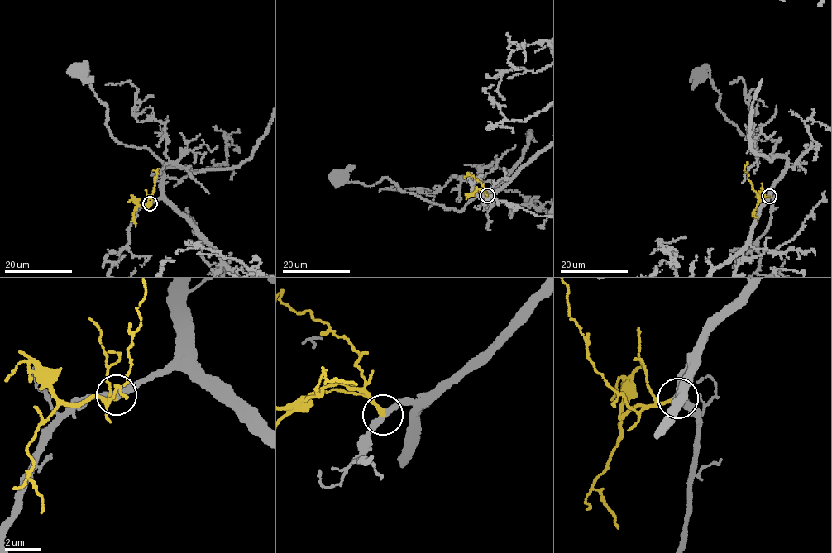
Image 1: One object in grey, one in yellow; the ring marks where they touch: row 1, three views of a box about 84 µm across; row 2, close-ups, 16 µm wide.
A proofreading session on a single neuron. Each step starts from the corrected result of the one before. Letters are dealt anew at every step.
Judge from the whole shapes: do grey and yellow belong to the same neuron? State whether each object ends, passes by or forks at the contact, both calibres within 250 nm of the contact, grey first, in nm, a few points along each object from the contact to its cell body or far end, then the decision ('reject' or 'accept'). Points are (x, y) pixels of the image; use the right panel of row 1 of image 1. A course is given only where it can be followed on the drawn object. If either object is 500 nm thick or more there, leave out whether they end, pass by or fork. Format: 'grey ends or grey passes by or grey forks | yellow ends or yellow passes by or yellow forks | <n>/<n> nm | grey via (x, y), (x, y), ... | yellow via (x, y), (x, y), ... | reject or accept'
grey passes by | yellow ends | 360/240 nm | grey via (769, 196), (787, 159), (770, 154), (780, 139), (741, 132), (717, 107), (710, 69), (700, 77) | yellow via (769, 196), (761, 198), (753, 189), (744, 168), (748, 164) | accept

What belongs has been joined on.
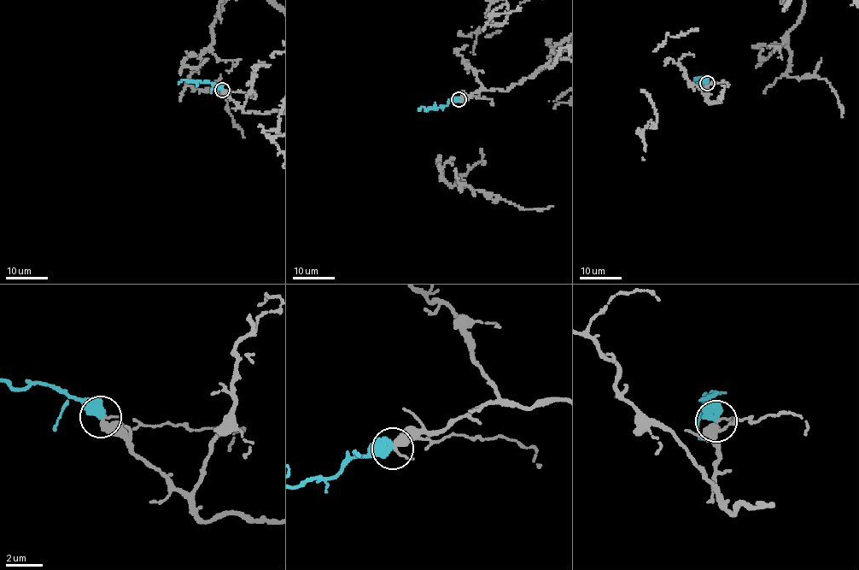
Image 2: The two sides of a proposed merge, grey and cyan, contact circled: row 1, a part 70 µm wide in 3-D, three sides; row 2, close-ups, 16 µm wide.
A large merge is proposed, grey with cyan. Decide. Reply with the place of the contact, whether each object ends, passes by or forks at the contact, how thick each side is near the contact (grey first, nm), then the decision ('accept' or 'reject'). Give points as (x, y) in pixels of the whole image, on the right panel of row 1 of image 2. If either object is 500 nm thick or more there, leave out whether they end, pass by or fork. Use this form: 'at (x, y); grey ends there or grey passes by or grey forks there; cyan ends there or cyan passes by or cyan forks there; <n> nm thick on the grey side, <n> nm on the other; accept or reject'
at (707, 83); 320 nm thick on the grey side, 600 nm on the other; accept

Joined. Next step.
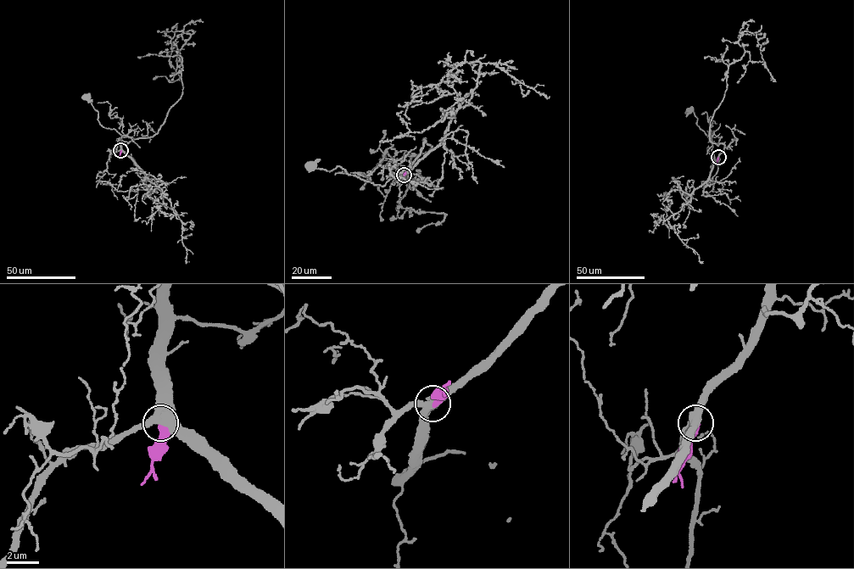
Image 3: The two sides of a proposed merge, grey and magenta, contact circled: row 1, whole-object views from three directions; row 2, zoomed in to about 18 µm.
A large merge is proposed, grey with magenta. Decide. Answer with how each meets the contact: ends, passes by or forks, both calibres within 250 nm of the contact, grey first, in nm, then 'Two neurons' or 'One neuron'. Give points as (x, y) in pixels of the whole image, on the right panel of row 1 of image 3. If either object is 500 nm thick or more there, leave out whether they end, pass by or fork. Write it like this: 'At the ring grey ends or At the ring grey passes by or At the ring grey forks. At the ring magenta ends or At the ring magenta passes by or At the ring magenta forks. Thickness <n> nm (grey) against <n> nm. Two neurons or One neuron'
At the ring grey forks. At the ring magenta ends. Thickness 480 nm (grey) against 440 nm. Two neurons

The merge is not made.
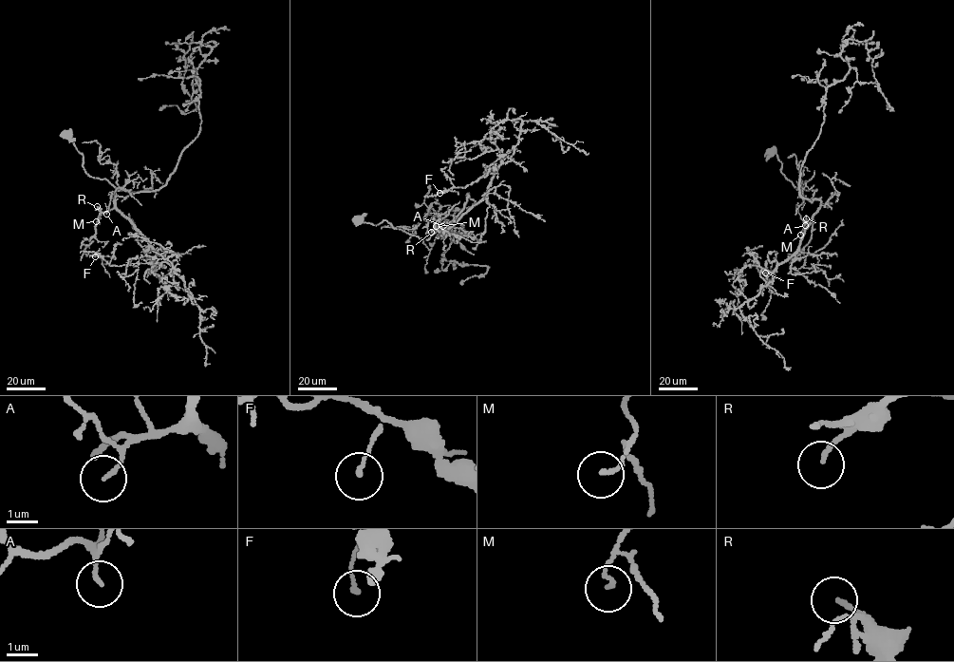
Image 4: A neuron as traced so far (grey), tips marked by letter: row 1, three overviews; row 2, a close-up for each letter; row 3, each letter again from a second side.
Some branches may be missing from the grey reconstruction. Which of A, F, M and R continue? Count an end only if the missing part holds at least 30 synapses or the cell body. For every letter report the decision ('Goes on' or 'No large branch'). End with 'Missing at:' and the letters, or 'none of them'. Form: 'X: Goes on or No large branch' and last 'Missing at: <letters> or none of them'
A: No large branch
F: No large branch
M: No large branch
R: No large branch
Missing at: none of them

